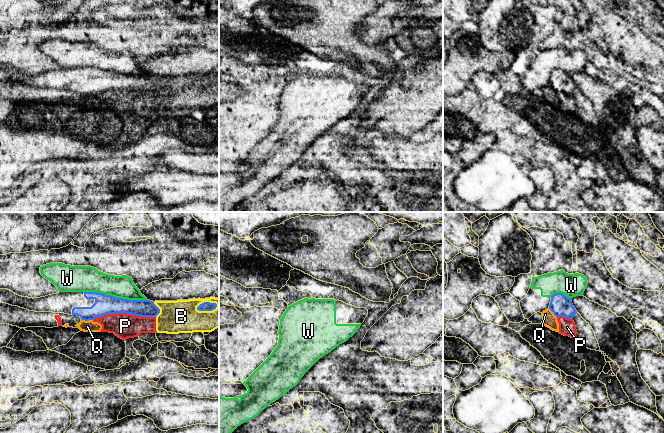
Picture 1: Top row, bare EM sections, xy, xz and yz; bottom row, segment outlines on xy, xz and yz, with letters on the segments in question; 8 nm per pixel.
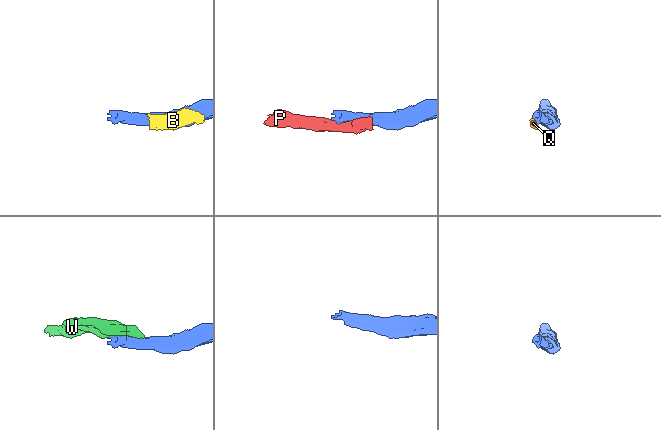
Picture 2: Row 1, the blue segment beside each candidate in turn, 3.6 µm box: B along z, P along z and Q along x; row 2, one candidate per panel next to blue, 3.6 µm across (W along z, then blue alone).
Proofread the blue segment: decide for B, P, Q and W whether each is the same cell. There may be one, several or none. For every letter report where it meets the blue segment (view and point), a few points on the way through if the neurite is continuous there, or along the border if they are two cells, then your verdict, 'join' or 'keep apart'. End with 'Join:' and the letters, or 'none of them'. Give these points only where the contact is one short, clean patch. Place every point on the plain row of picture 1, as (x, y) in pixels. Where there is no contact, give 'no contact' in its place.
B: xy (159, 85) | keep apart
P: xy (124, 88) | keep apart
Q: xy (87, 96) | along xy (81, 94), (92, 96) | keep apart
W: xy (115, 73) | keep apart
Join: none of them

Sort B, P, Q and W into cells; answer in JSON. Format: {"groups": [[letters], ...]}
{"groups": [["B", "P", "Q"], ["W"]]}

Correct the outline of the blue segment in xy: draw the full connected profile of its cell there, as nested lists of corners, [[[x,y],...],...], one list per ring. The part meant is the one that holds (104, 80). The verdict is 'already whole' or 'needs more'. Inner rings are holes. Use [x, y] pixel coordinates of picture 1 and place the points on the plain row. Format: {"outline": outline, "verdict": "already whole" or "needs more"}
{"outline": [[[0,65],[0,78],[29,87],[77,91],[85,97],[116,89],[141,93],[156,93],[160,89],[153,77],[128,76],[97,68],[59,68],[33,75]]], "verdict": "needs more"}

